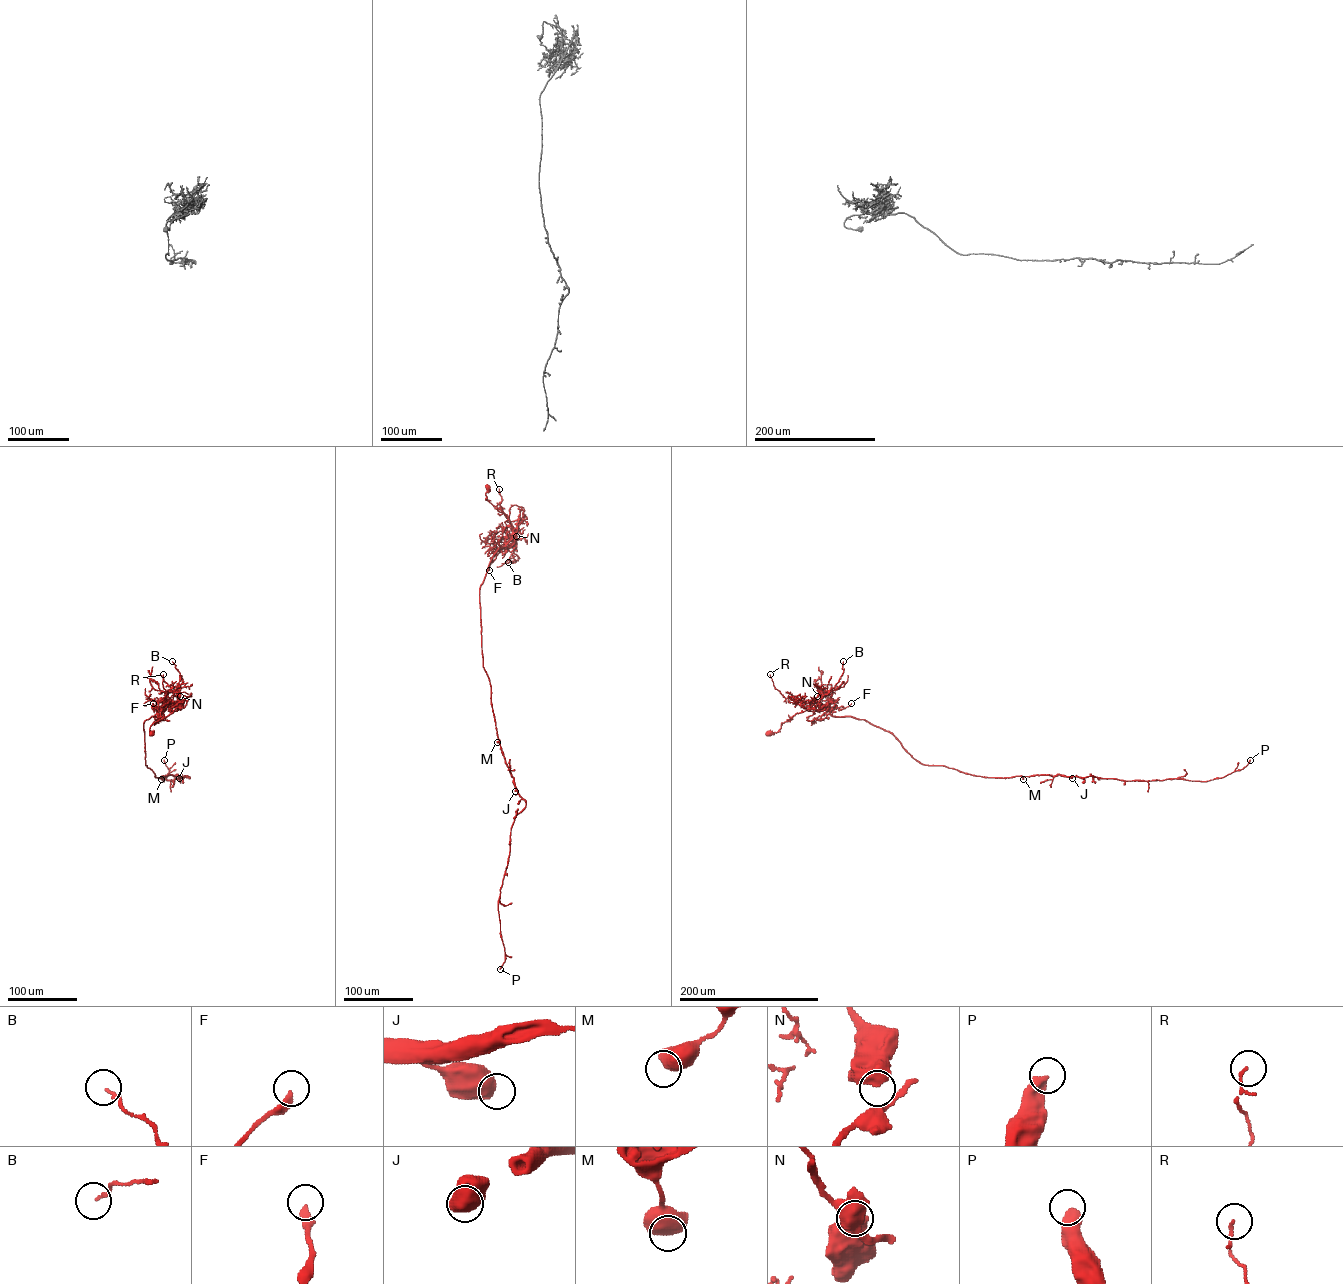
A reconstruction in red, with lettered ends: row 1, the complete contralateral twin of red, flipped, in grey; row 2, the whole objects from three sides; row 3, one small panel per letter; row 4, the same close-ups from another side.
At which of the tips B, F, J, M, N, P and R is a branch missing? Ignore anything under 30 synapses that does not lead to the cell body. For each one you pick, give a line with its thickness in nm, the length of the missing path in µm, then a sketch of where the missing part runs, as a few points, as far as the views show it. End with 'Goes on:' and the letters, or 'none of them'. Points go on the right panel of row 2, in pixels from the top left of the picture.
Goes on: none of them

